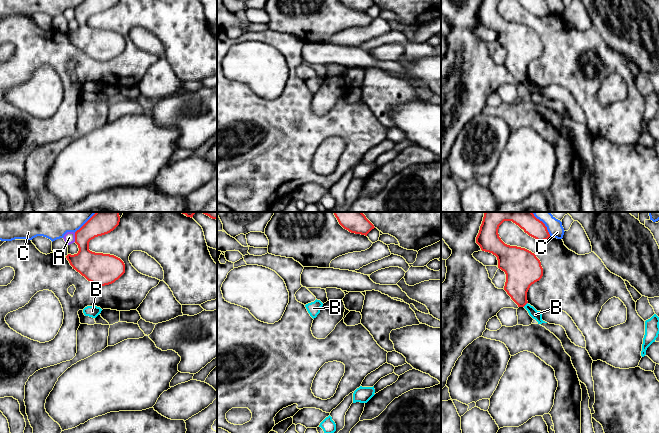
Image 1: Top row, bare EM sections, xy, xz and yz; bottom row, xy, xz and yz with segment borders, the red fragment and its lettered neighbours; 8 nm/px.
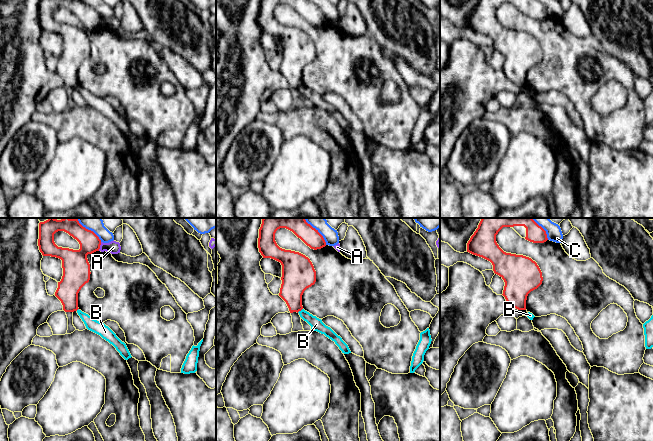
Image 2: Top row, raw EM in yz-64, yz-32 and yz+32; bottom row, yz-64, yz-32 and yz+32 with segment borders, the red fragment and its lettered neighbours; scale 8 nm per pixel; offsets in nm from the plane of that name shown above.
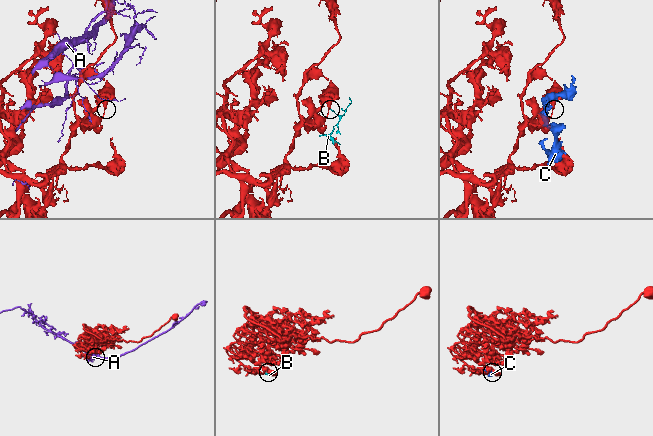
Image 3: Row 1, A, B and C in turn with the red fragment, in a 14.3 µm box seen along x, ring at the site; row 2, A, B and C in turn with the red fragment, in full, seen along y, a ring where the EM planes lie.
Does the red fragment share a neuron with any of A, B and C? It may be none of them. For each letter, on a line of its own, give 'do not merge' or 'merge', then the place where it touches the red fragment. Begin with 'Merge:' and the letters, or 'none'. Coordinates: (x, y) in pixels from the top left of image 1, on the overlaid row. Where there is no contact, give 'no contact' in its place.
Merge: none
A: do not merge; contact xy (75, 237)
B: do not merge; contact yz (525, 304)
C: do not merge; contact yz (543, 223)

